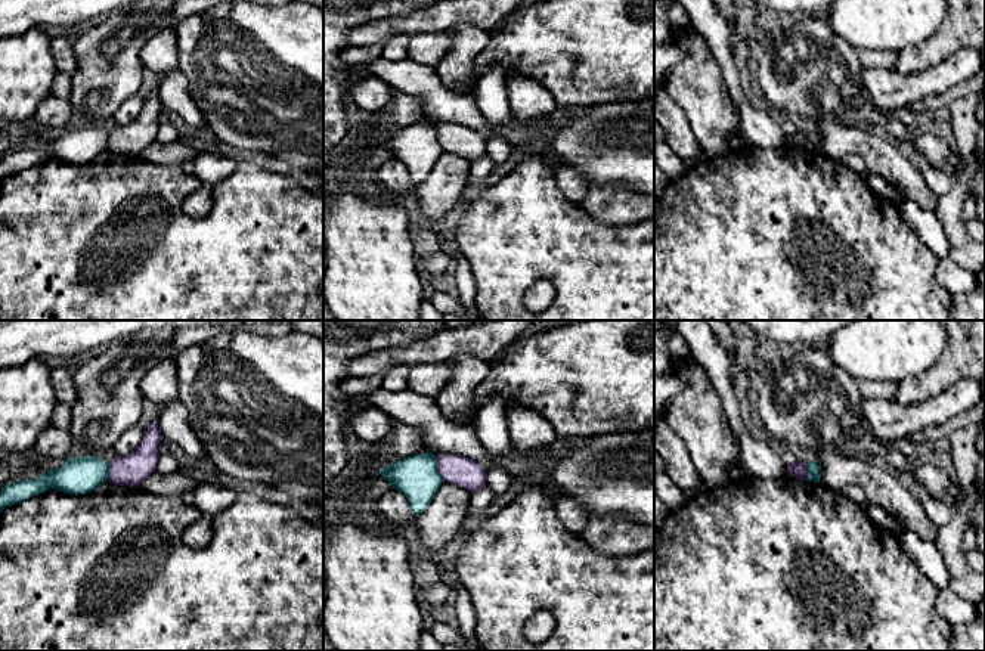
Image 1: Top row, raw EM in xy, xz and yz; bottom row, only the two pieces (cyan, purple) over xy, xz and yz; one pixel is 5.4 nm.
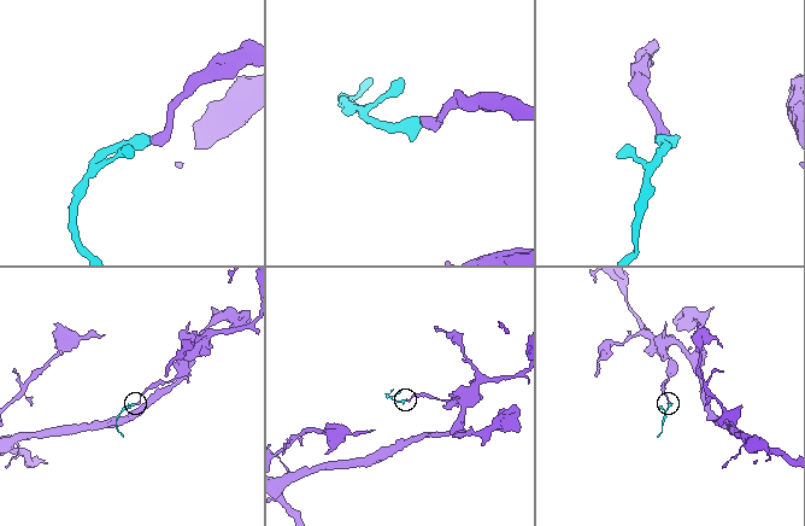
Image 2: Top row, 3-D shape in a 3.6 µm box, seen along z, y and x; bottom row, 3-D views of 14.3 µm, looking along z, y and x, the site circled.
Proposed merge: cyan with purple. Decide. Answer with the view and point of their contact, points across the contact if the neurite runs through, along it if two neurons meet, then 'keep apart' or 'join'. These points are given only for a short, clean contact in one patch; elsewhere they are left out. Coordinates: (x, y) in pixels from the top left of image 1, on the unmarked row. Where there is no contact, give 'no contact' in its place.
xz (436, 138) | along xz (434, 124), (437, 142), (443, 149) | keep apart

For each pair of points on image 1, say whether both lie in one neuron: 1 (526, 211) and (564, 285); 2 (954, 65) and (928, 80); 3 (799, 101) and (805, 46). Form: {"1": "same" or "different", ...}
{"1": "same", "2": "same", "3": "same"}

